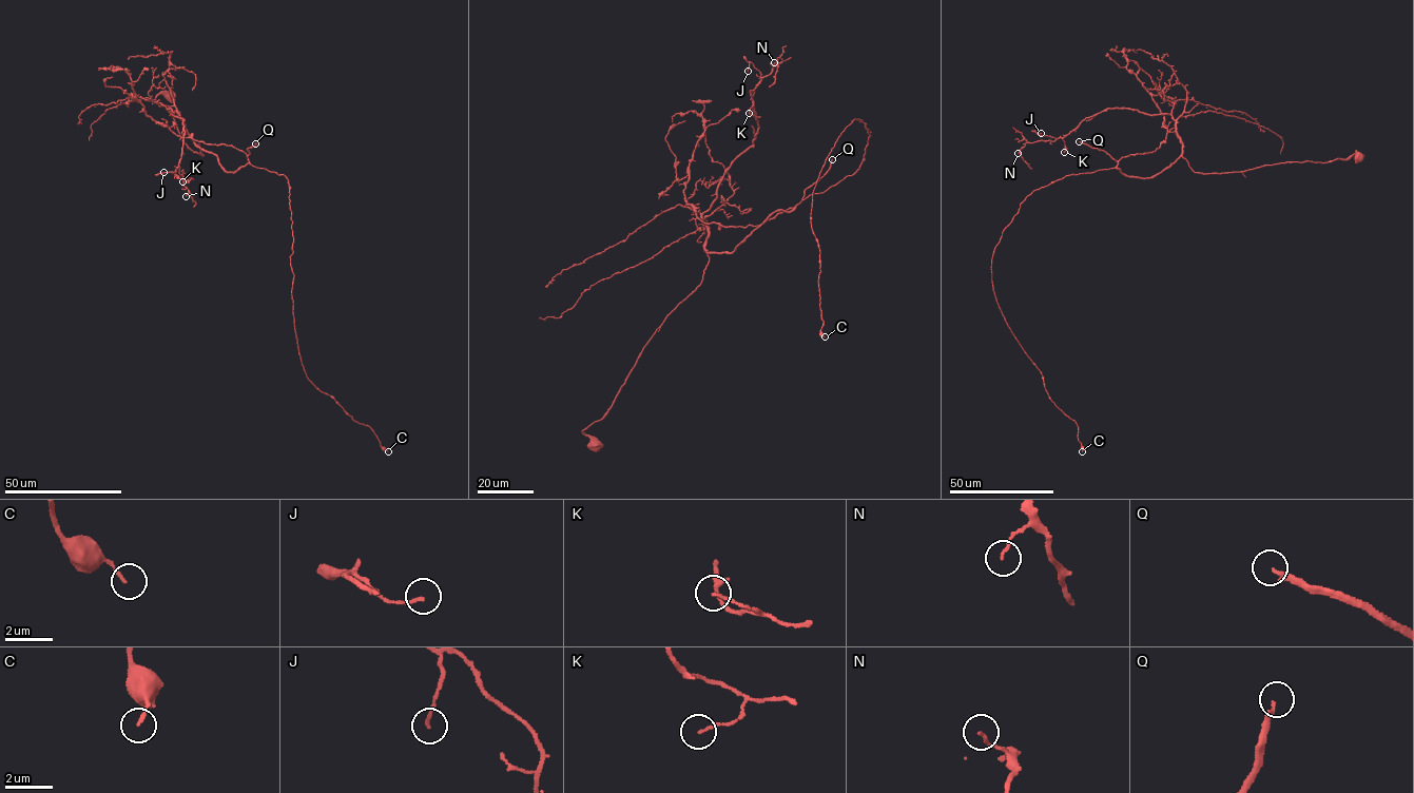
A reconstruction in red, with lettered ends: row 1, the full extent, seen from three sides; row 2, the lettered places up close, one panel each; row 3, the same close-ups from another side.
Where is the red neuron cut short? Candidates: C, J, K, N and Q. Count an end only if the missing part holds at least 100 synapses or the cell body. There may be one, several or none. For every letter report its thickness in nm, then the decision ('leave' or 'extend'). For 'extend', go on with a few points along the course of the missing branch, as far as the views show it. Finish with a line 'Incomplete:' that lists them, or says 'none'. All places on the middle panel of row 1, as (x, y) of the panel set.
C: 120 nm | leave
J: 120 nm | leave
K: 90 nm | leave
N: 100 nm | leave
Q: 200 nm | extend | (832, 159), (838, 120), (834, 112), (806, 113), (780, 126), (789, 132), (769, 144), (748, 175), (757, 170)
Incomplete: Q

